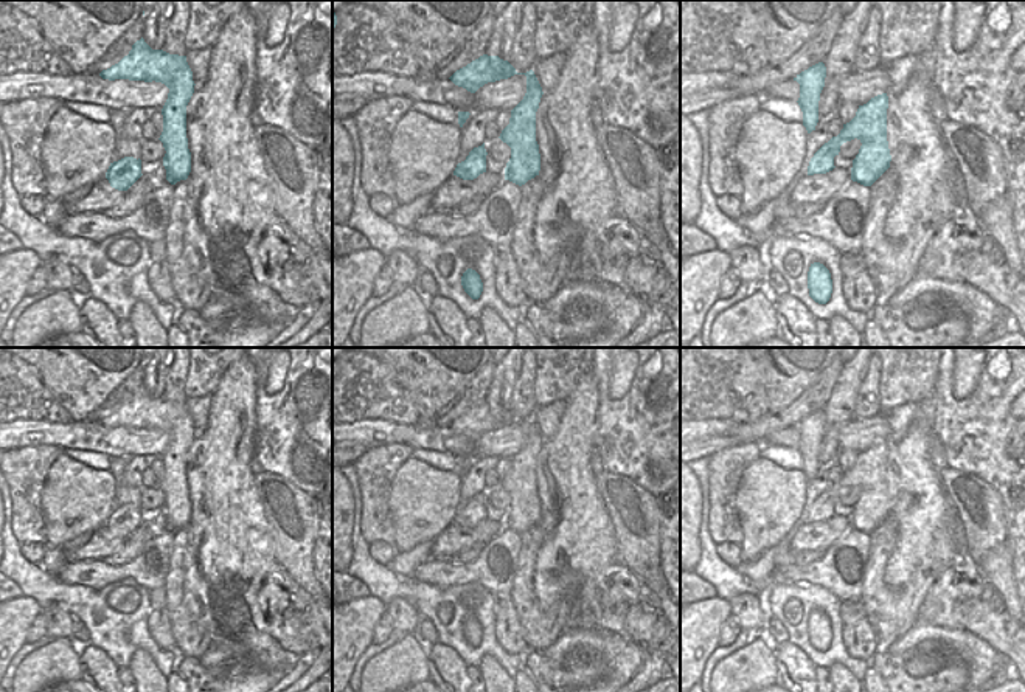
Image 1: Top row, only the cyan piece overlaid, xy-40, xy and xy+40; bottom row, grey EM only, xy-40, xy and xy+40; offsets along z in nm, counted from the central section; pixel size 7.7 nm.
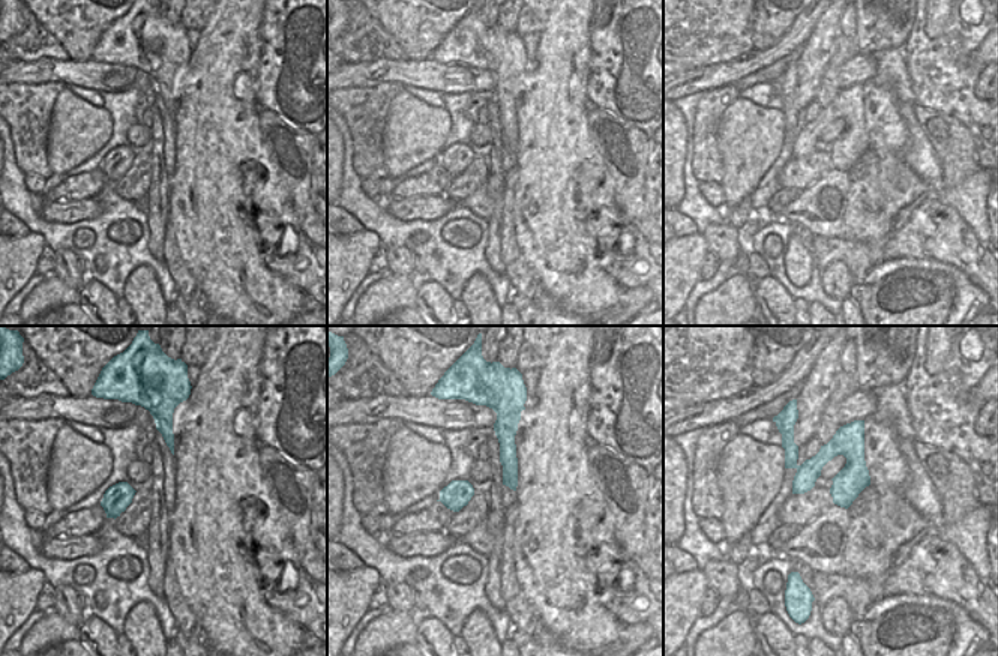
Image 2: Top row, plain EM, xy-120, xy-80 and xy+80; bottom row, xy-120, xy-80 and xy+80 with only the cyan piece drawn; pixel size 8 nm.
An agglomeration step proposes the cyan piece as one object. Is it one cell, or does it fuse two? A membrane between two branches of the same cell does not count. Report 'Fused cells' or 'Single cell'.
Single cell

